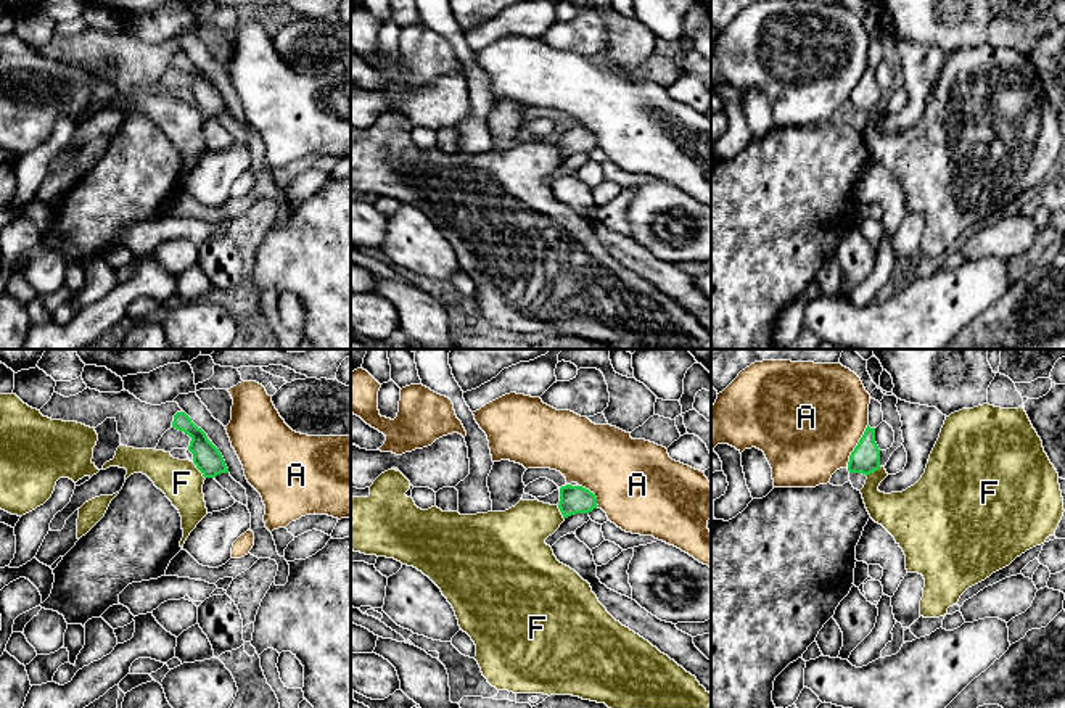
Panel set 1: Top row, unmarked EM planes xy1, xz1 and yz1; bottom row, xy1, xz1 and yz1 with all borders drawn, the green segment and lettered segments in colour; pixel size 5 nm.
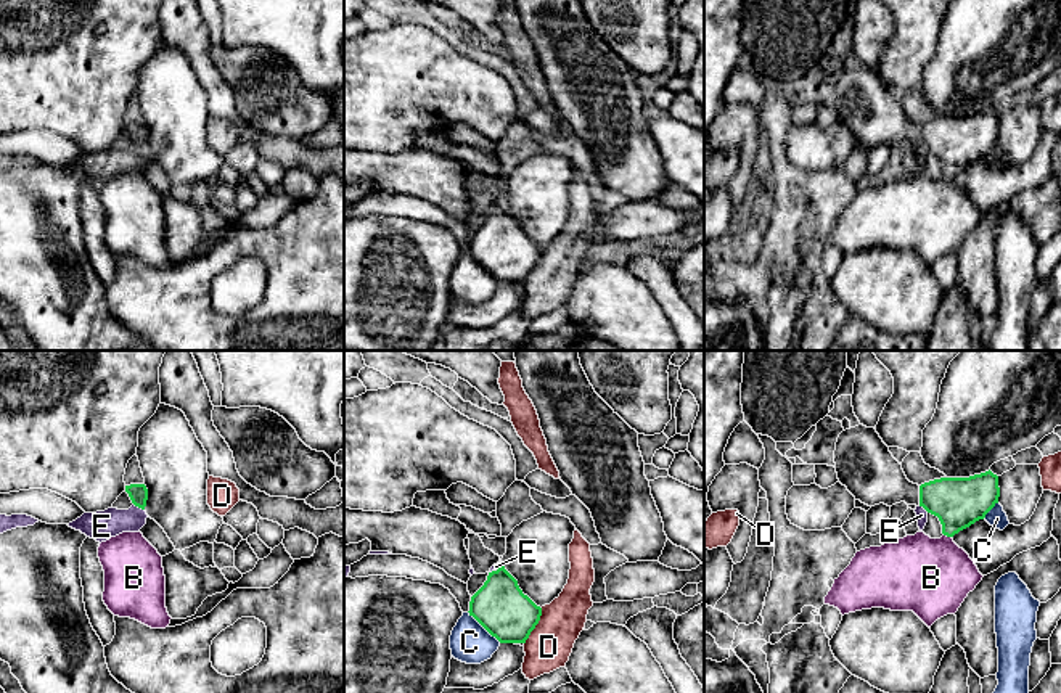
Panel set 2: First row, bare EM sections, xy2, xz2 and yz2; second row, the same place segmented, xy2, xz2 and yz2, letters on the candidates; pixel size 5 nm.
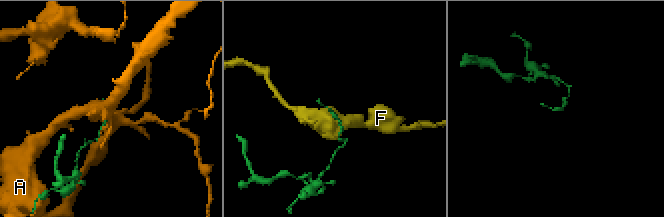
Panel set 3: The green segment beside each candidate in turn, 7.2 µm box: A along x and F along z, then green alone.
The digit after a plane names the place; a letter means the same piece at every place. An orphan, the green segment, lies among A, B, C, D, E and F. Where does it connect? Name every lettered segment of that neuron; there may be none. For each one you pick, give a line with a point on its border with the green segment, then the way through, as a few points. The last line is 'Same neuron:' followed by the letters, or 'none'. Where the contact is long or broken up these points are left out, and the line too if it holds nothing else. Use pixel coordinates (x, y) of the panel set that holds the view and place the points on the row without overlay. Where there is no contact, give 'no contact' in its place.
Same neuron: none

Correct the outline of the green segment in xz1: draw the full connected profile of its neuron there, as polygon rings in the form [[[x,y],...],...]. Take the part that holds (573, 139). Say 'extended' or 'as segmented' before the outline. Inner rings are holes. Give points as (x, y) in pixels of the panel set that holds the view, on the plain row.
as segmented; [[[561,126],[558,148],[563,158],[576,153],[589,153],[597,148],[597,137],[594,132],[582,126]]]

